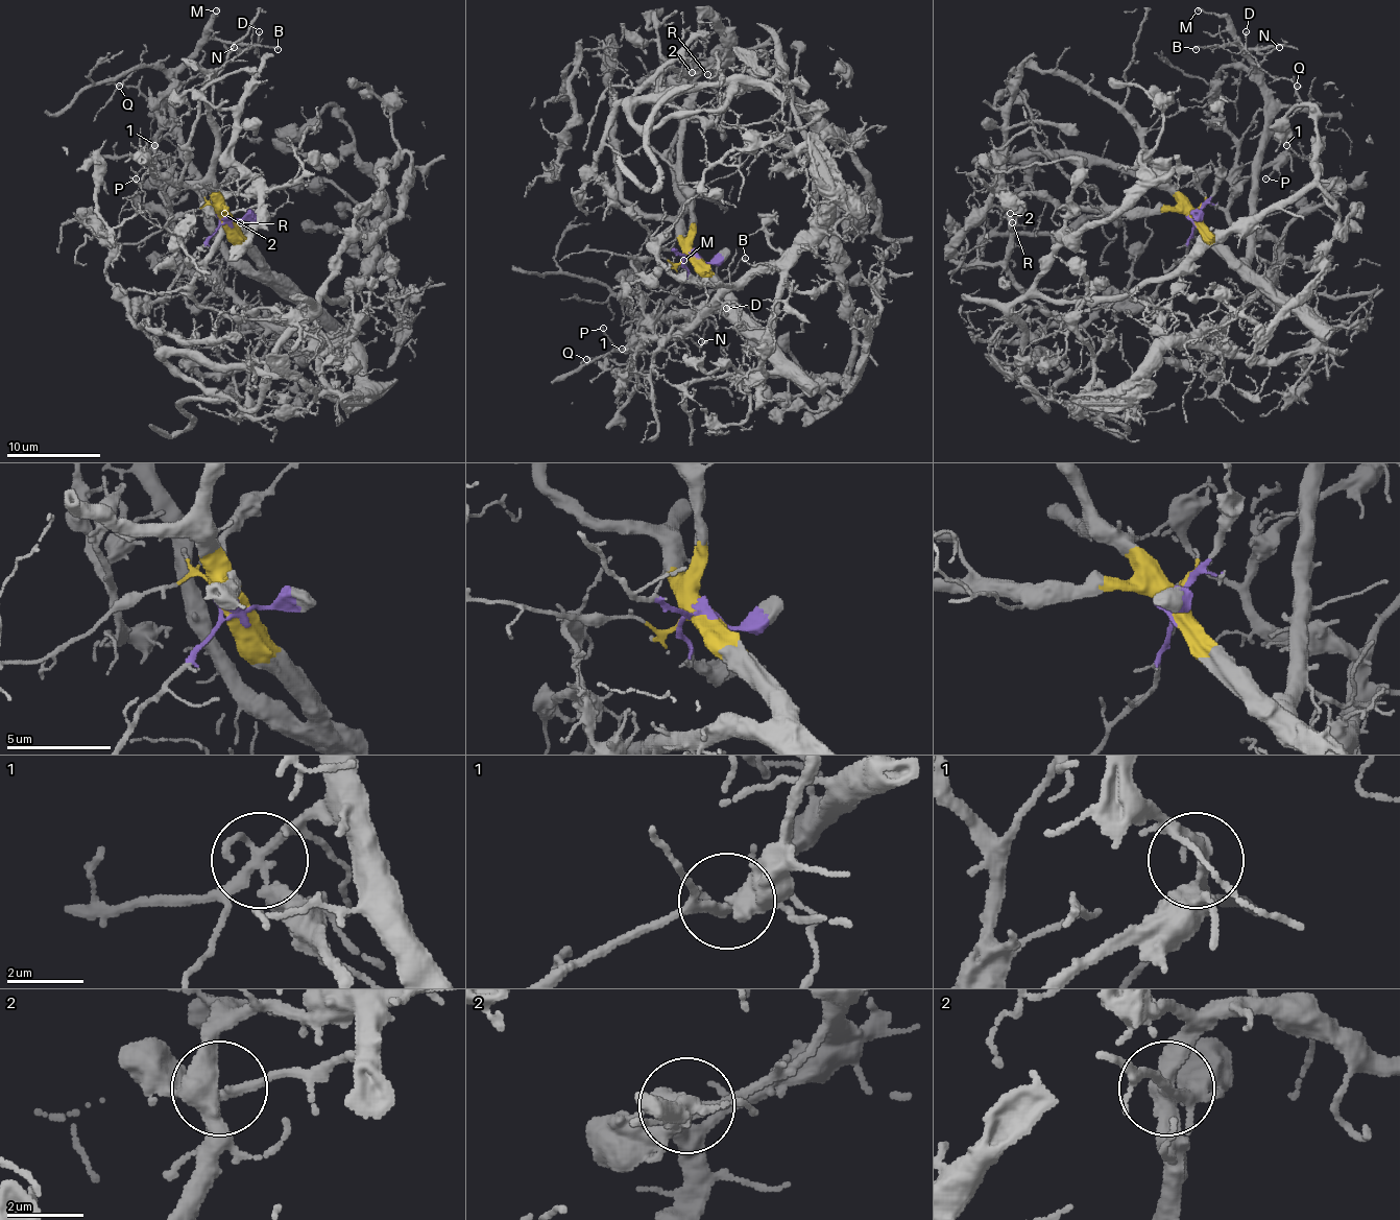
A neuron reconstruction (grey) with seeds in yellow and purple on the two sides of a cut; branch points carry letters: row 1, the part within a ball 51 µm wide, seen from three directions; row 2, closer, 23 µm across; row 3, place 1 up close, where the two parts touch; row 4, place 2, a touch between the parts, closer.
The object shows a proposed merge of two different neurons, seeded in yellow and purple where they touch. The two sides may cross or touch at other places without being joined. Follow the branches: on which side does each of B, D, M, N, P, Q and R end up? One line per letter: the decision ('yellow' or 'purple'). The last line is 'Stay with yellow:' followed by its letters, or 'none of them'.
B: yellow
D: yellow
M: yellow
N: yellow
P: yellow
Q: yellow
R: yellow
Stay with yellow: B, D, M, N, P, Q, R

